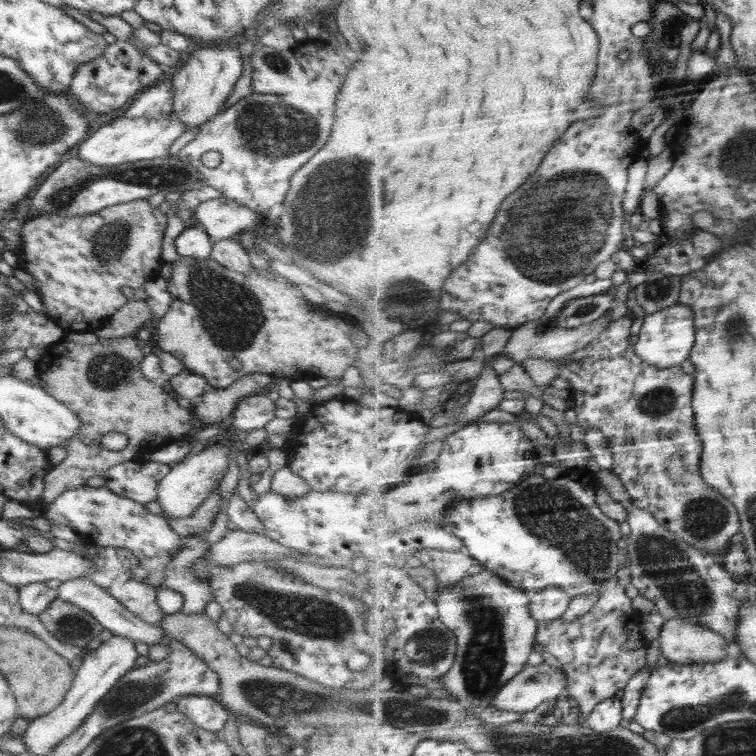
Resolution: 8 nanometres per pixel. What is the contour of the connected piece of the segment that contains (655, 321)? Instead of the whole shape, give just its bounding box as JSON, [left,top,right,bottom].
[637,303,697,368]

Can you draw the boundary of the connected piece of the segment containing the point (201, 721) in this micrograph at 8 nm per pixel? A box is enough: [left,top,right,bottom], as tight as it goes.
[176,695,230,732]

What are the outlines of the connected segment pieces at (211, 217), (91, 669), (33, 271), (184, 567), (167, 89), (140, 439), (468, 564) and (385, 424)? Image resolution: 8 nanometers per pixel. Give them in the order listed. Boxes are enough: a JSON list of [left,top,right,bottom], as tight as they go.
[[193,195,262,240],[22,635,138,755],[14,199,167,333],[164,533,216,614],[124,81,174,118],[39,335,209,505],[416,547,484,586],[284,396,430,496]]

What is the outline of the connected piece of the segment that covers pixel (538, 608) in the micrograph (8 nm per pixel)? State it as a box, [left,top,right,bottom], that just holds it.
[532,586,576,622]

